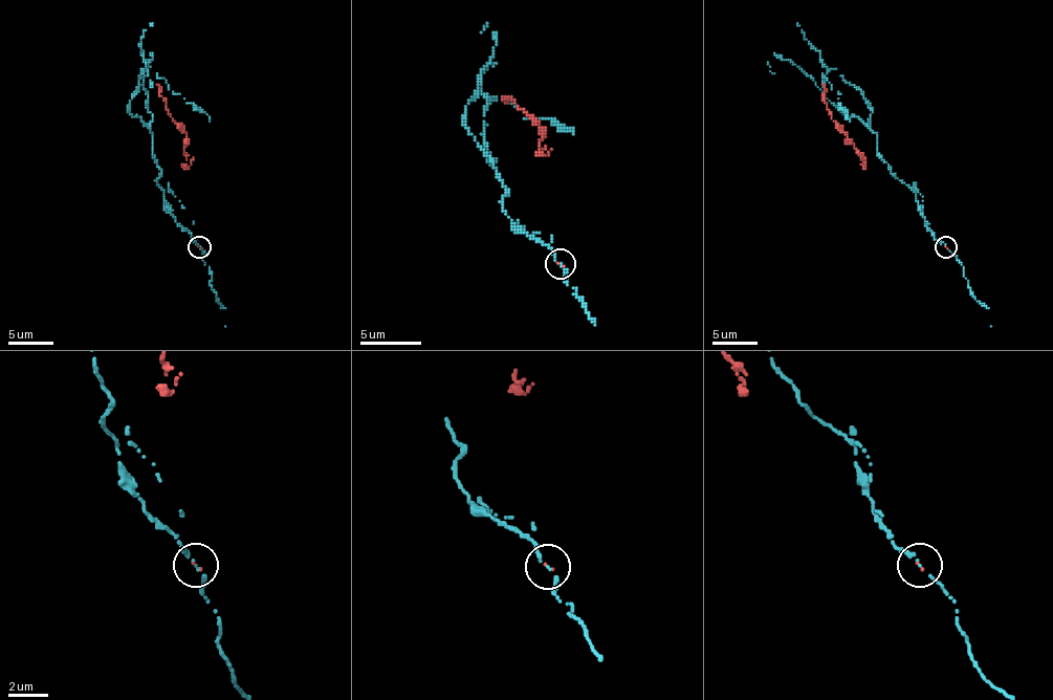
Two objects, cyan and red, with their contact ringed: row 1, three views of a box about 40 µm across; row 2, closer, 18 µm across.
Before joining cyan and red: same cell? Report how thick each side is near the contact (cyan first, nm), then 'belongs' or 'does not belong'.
100/90 nm | does not belong

